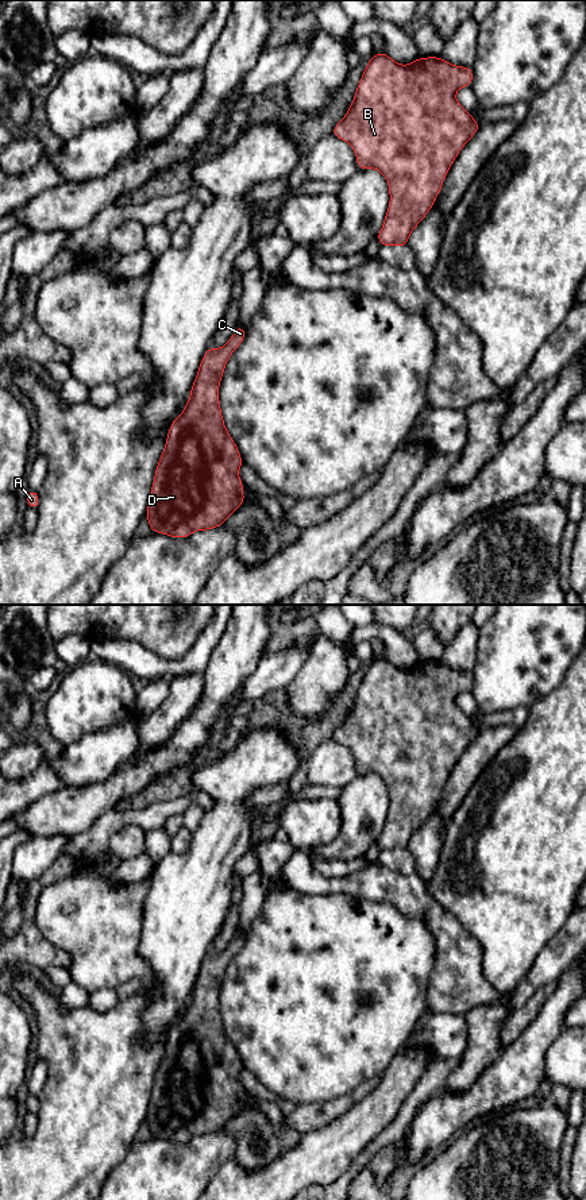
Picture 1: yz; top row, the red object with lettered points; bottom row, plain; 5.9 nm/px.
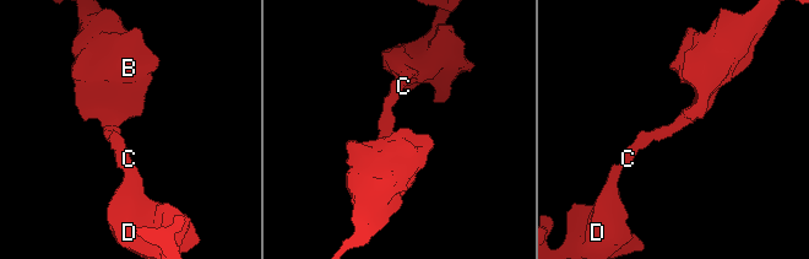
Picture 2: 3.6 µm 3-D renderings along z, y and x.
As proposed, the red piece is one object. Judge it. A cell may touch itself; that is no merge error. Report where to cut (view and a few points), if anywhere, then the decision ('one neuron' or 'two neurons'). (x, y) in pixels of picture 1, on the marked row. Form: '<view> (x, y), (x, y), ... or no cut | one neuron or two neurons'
no cut | one neuron

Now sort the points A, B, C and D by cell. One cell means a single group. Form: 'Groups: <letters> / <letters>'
Groups: A B C D

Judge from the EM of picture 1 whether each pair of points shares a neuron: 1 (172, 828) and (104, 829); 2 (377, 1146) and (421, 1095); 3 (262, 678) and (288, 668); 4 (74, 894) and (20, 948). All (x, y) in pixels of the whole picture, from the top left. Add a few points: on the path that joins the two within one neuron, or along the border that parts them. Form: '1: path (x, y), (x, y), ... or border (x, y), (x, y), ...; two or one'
1: border (181, 814), (172, 814), (162, 826); two
2: path (389, 1134), (404, 1118), (409, 1107); one
3: path (269, 674), (276, 668), (281, 668); one
4: border (37, 898), (35, 925), (51, 944), (62, 950); two

